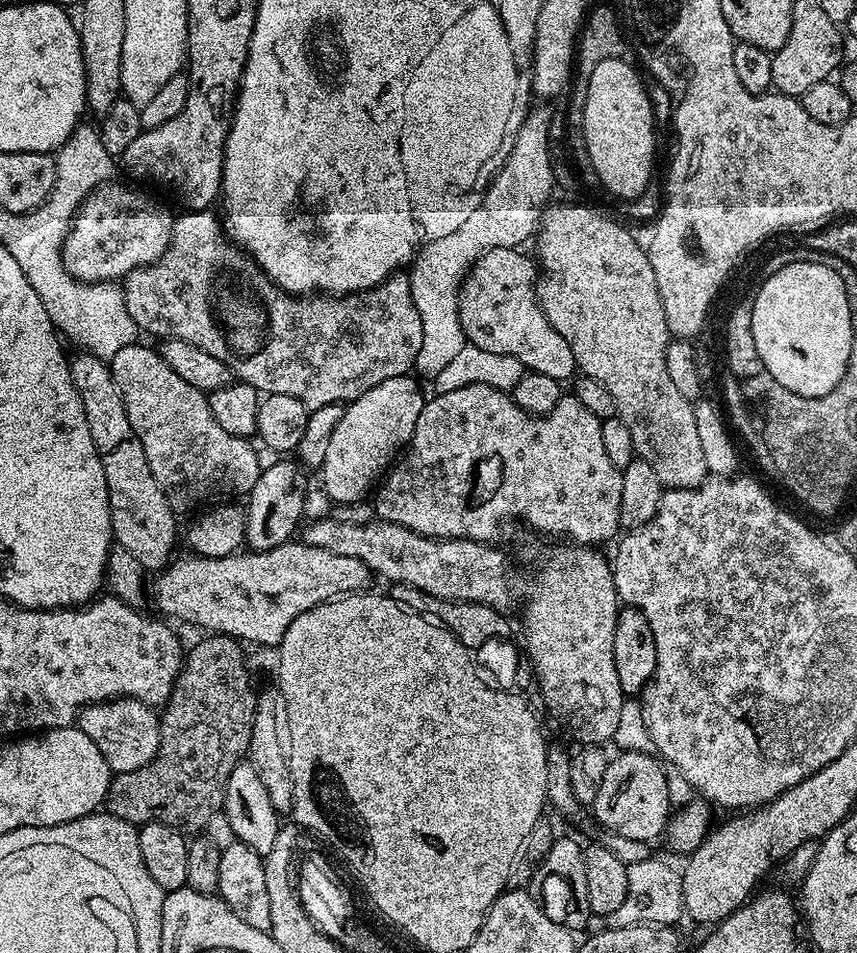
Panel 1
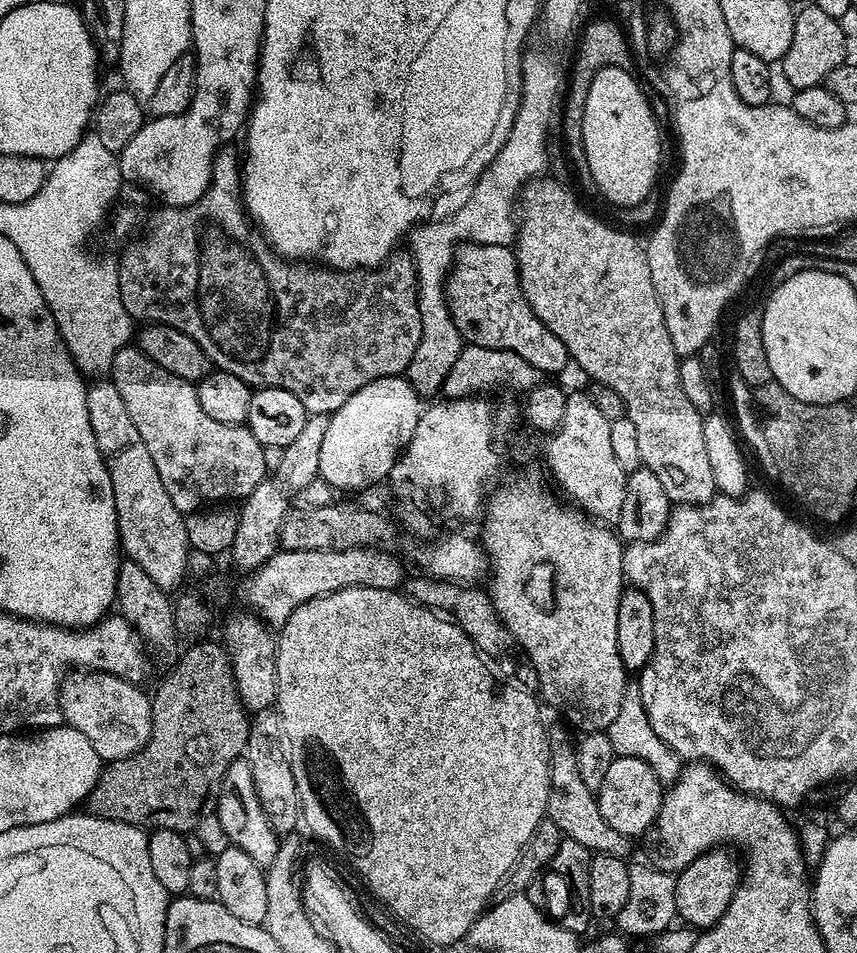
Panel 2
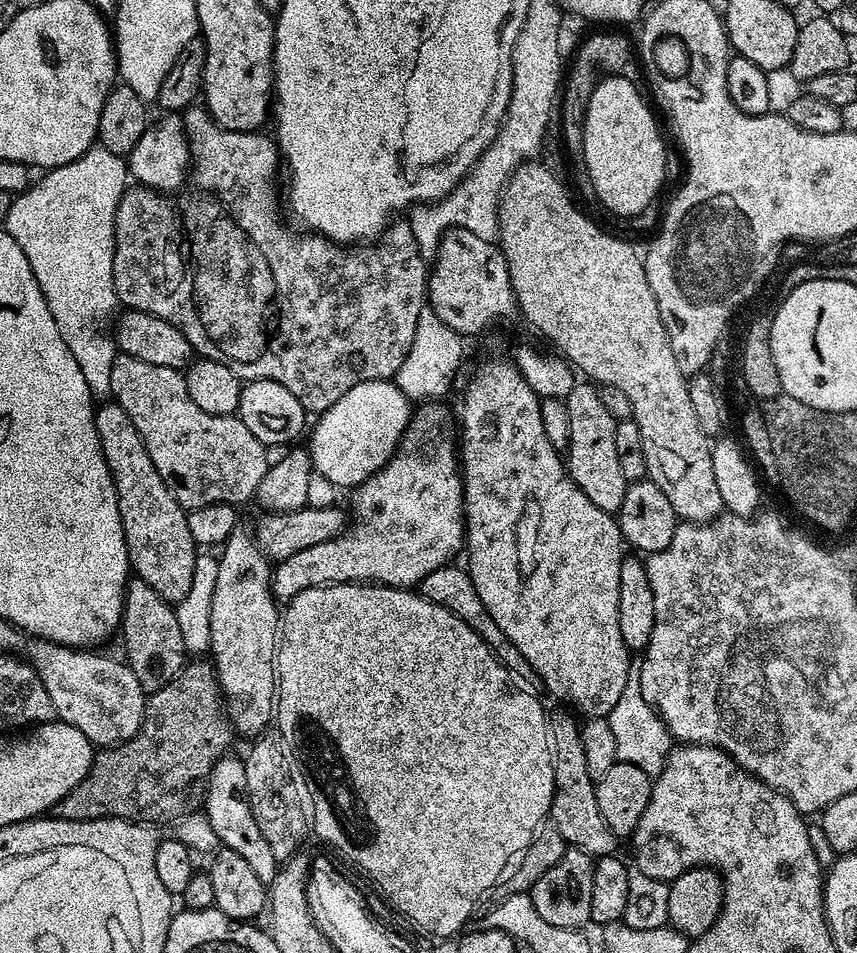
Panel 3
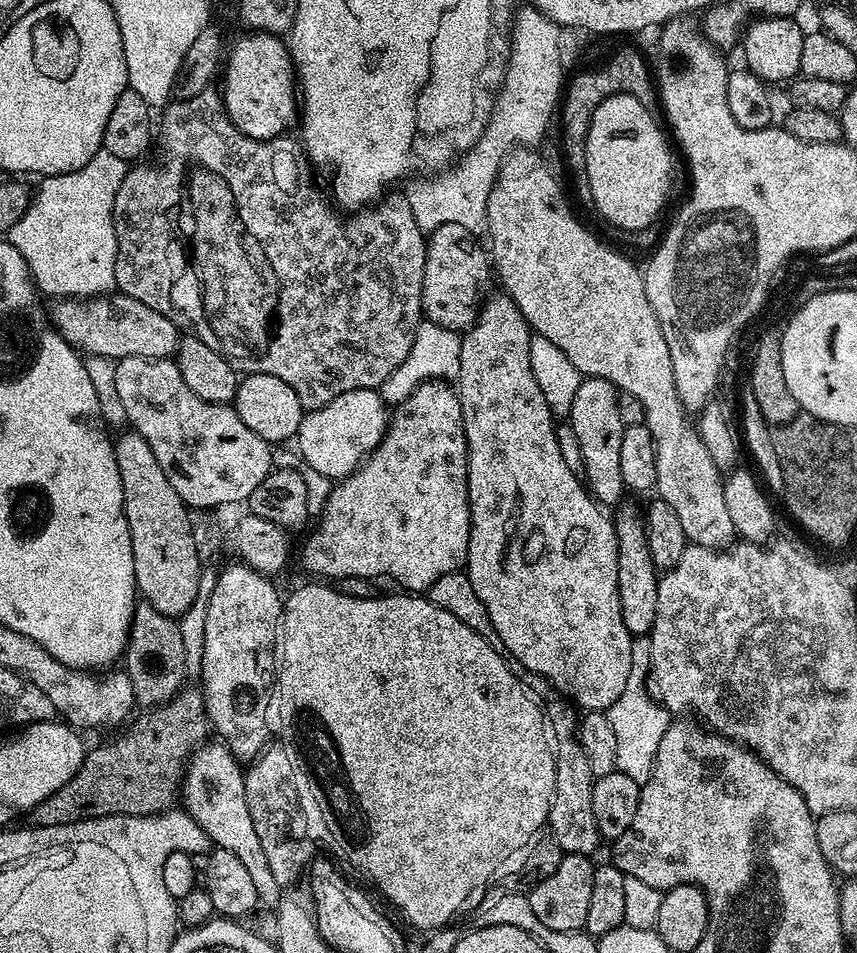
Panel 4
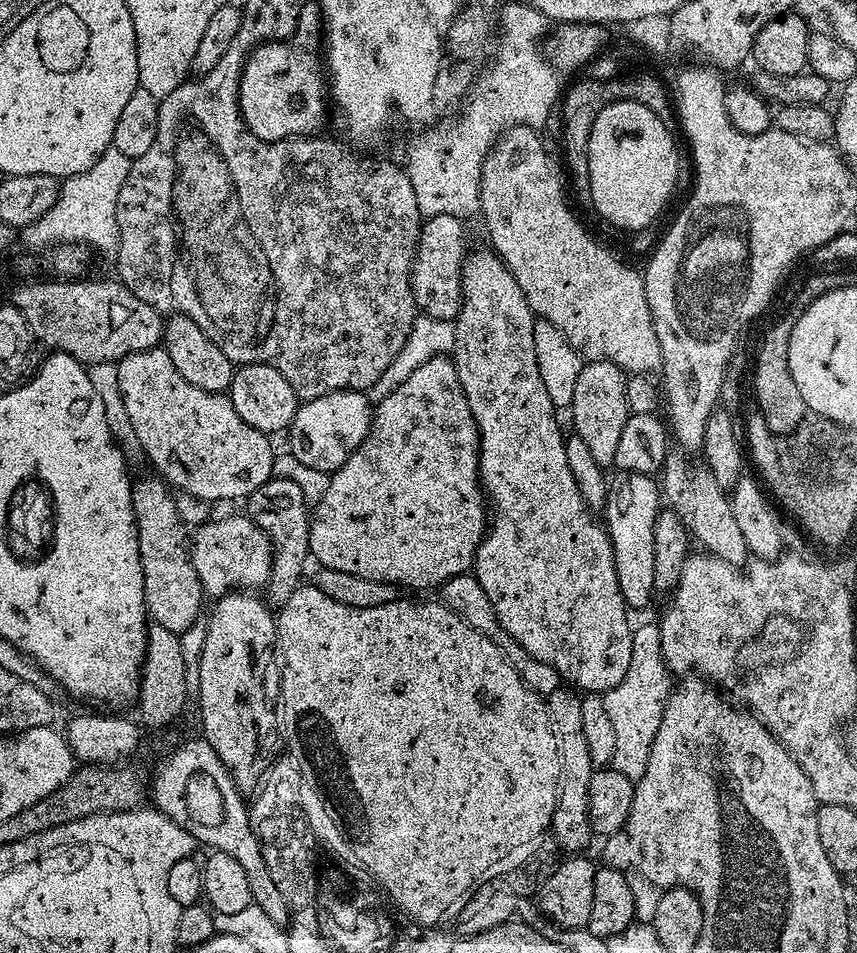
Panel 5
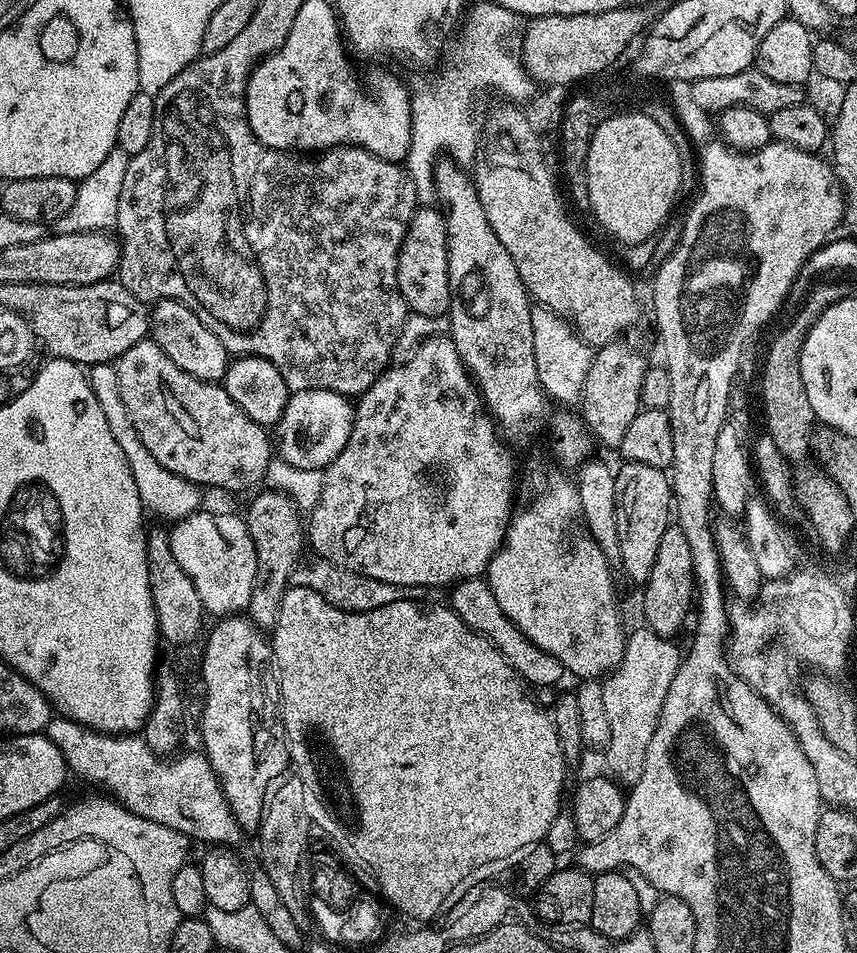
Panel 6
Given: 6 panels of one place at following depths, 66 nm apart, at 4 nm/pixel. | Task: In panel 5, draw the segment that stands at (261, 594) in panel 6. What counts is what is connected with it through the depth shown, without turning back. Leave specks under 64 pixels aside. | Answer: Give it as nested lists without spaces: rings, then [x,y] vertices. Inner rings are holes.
[[[273,478],[258,486],[258,490],[246,497],[247,504],[248,519],[254,521],[272,541],[272,565],[266,581],[266,600],[273,609],[278,610],[290,598],[290,594],[294,594],[294,590],[301,587],[304,563],[309,563],[310,560],[310,508],[304,503],[302,490],[298,490],[298,486],[286,478]]]

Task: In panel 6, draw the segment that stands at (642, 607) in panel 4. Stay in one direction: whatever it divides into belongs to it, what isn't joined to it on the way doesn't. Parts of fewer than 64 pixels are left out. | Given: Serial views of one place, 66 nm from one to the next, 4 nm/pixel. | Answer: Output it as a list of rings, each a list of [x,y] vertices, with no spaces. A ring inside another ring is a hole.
[[[624,462],[616,474],[616,517],[618,518],[618,550],[620,567],[637,586],[643,586],[650,578],[654,560],[658,556],[658,544],[670,526],[672,486],[665,469],[646,466],[646,462]]]

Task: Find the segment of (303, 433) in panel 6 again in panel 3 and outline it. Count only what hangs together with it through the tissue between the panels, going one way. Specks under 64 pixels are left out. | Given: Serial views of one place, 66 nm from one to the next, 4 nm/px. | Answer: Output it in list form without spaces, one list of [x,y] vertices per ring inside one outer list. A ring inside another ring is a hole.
[[[392,380],[358,382],[358,386],[354,386],[354,390],[346,390],[334,406],[319,413],[317,420],[320,421],[312,428],[312,437],[306,441],[306,447],[312,456],[315,475],[330,478],[337,489],[354,490],[395,456],[409,419],[410,401]]]

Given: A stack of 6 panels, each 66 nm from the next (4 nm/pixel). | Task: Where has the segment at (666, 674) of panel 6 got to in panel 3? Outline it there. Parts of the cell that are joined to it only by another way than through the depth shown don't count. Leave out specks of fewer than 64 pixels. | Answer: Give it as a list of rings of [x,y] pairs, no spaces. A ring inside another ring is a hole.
[[[634,666],[628,672],[626,690],[622,690],[618,702],[614,702],[614,710],[608,712],[606,719],[610,731],[614,733],[614,743],[618,749],[616,758],[619,763],[638,766],[638,770],[653,778],[662,774],[666,758],[672,753],[674,741],[659,712],[648,705],[646,698],[642,698],[639,667]]]

